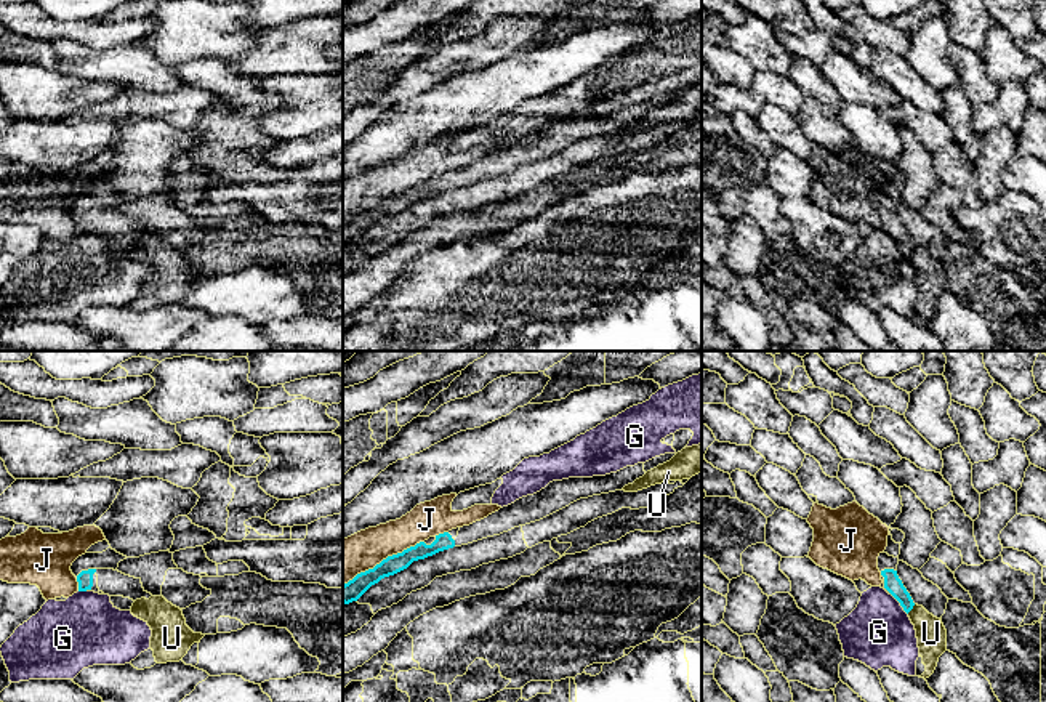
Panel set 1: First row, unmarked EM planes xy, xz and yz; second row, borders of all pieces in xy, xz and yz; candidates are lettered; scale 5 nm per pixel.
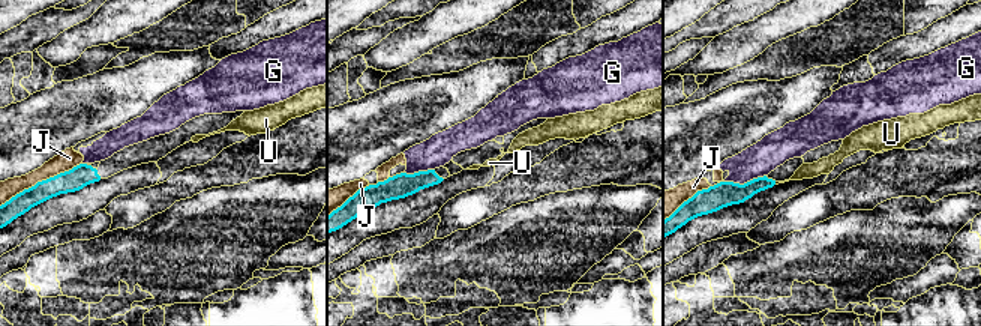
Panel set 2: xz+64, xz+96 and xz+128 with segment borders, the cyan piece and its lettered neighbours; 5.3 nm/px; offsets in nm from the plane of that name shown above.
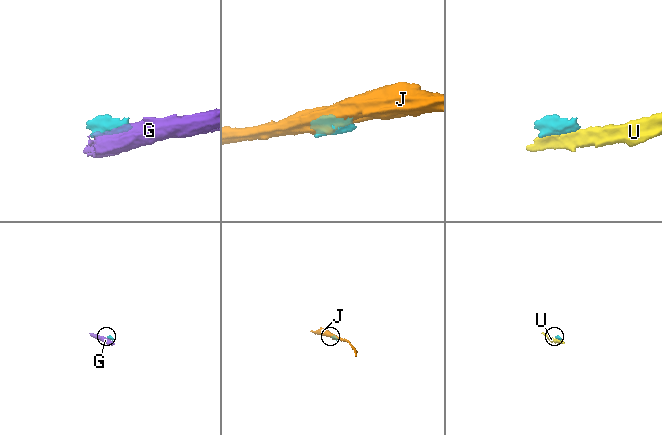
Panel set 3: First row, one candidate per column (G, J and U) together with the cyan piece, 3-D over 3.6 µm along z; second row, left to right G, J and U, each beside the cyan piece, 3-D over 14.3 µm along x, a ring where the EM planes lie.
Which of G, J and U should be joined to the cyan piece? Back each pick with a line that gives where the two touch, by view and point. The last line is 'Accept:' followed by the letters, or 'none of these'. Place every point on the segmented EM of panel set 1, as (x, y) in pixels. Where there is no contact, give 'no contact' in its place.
Accept: none of these

